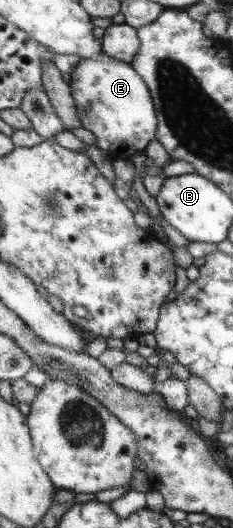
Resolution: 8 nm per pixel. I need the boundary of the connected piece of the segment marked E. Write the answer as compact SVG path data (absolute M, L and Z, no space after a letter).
M101 52L81 59L71 72L70 89L76 102L80 126L92 132L96 146L107 153L110 161L131 159L155 140L157 111L145 81L131 63L121 62Z

